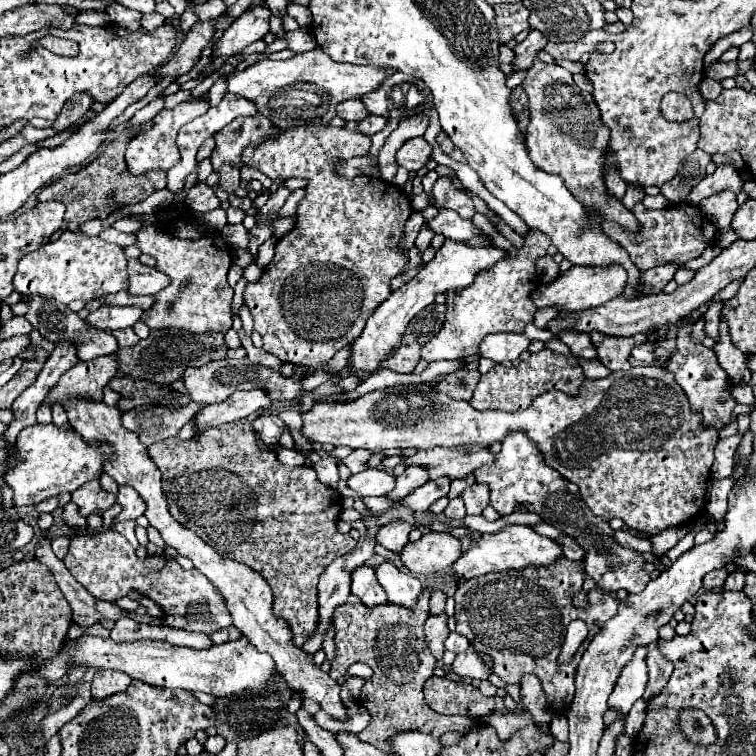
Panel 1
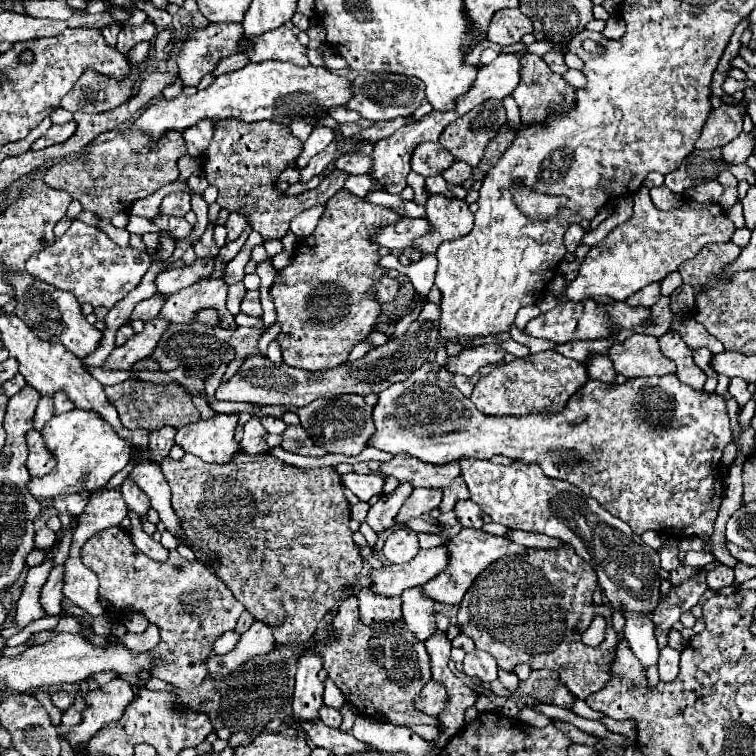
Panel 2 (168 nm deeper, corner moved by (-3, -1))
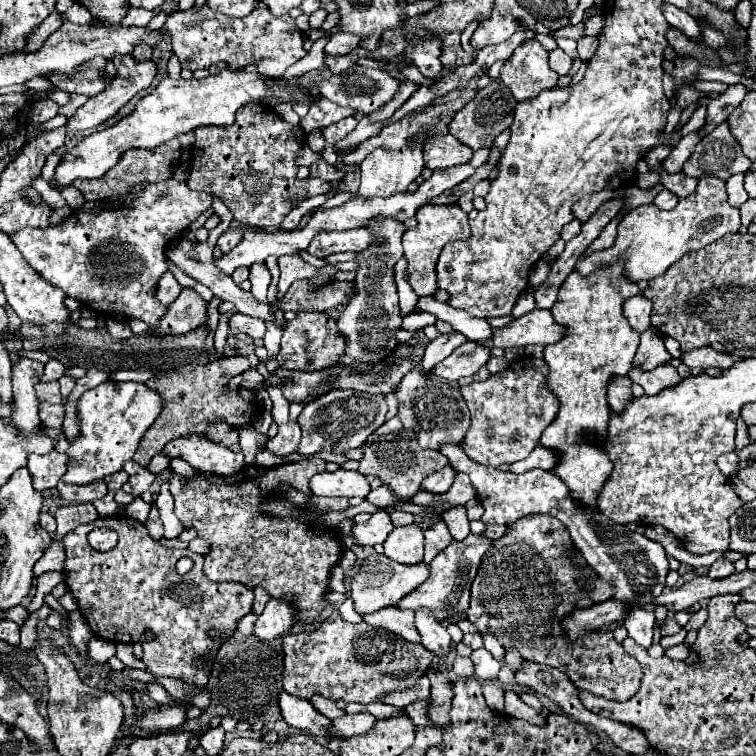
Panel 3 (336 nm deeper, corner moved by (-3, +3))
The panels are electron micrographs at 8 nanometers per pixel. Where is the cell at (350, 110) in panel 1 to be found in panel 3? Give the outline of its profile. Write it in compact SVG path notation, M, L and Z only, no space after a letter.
M320 98L314 106L310 106L310 112L300 120L300 128L306 134L310 134L312 130L322 130L322 128L326 128L330 124L340 122L342 118L352 116L352 114L354 114L354 110L348 110L344 106L338 106L338 104L330 102L330 100Z

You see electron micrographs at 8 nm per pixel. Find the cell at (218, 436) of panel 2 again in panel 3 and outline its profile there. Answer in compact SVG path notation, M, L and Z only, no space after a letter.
M176 438L162 450L168 458L182 458L194 470L216 476L232 476L244 468L242 452L234 454L222 444L208 438Z

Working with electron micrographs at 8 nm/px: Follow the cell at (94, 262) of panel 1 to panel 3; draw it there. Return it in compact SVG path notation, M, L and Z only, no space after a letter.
M168 178L156 184L142 184L142 192L130 204L118 204L102 208L102 212L92 214L84 210L74 210L62 224L40 228L22 228L10 238L28 264L52 286L64 290L70 298L82 302L84 306L114 318L138 318L144 320L150 328L156 328L158 322L166 316L168 304L162 304L154 298L158 290L158 280L168 270L166 262L166 244L180 238L188 226L212 206L212 196L204 192L194 192L176 178Z

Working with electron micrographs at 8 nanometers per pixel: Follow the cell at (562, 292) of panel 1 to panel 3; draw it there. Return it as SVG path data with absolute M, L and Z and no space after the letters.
M700 176L696 192L686 198L680 198L674 210L660 210L654 204L634 208L618 224L618 236L614 246L602 252L592 252L590 256L580 256L576 262L576 270L588 276L594 270L604 268L622 258L626 262L624 266L626 276L632 282L652 280L664 274L664 270L668 270L668 266L678 262L678 258L684 256L686 252L700 250L726 234L738 232L738 228L740 228L740 210L728 204L726 182L716 176Z

